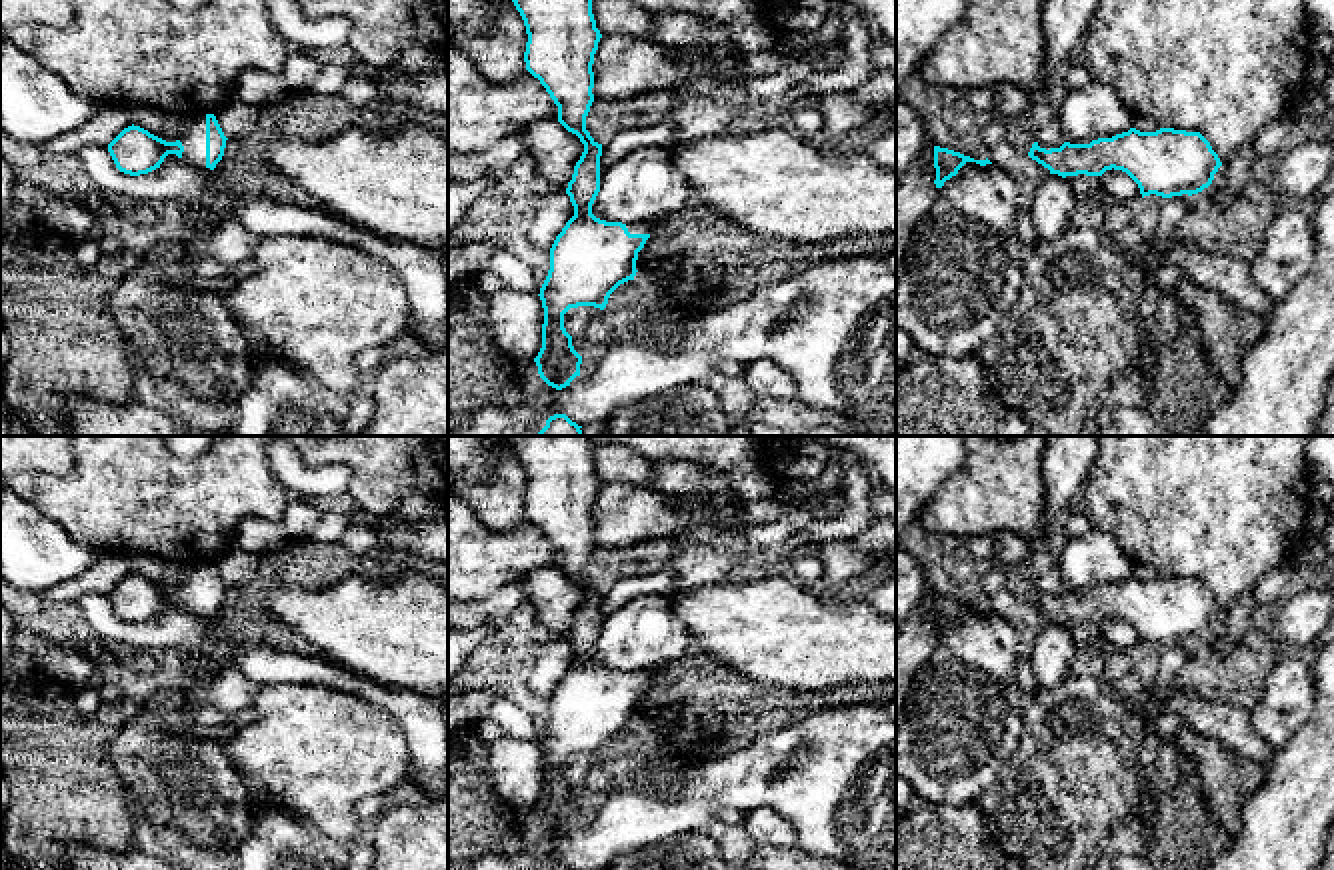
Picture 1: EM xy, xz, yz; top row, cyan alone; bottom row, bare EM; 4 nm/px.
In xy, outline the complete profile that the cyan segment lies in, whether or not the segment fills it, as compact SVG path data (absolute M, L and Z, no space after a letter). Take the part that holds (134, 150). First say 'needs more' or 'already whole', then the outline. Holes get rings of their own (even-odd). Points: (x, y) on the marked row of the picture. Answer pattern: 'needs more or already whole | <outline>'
needs more | M200 114L190 120L184 136L176 142L166 142L132 124L108 144L108 152L116 168L130 176L160 168L168 154L176 154L196 168L214 170L224 156L226 140L216 116Z

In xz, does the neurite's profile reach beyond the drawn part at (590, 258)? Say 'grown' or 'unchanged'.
grown

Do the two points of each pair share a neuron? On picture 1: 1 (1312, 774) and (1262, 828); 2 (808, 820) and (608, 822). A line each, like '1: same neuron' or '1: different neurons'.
1: same neuron
2: same neuron

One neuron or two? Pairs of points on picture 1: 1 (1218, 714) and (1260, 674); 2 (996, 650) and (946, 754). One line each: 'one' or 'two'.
1: two
2: one

